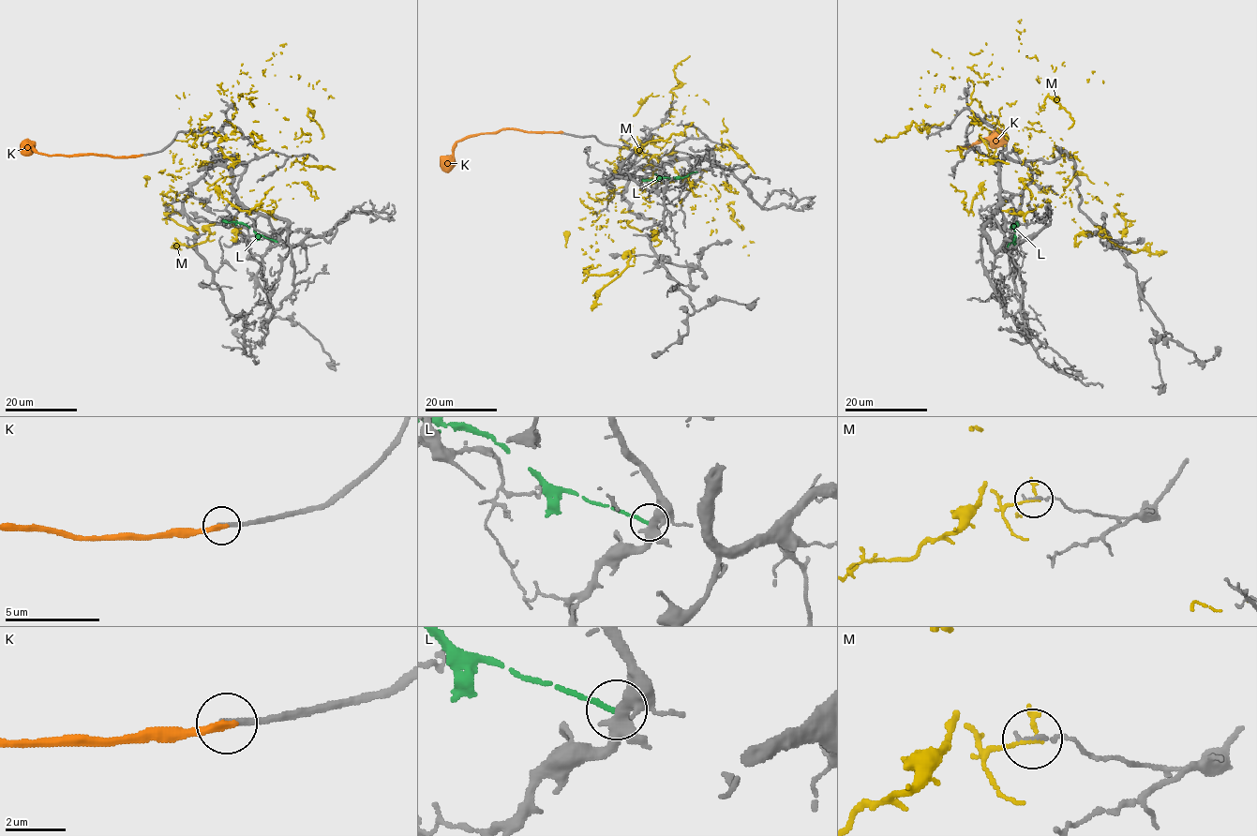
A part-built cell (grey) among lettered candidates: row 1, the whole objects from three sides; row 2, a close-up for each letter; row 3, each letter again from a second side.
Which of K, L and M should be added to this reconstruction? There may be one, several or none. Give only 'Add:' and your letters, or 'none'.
Add: none

